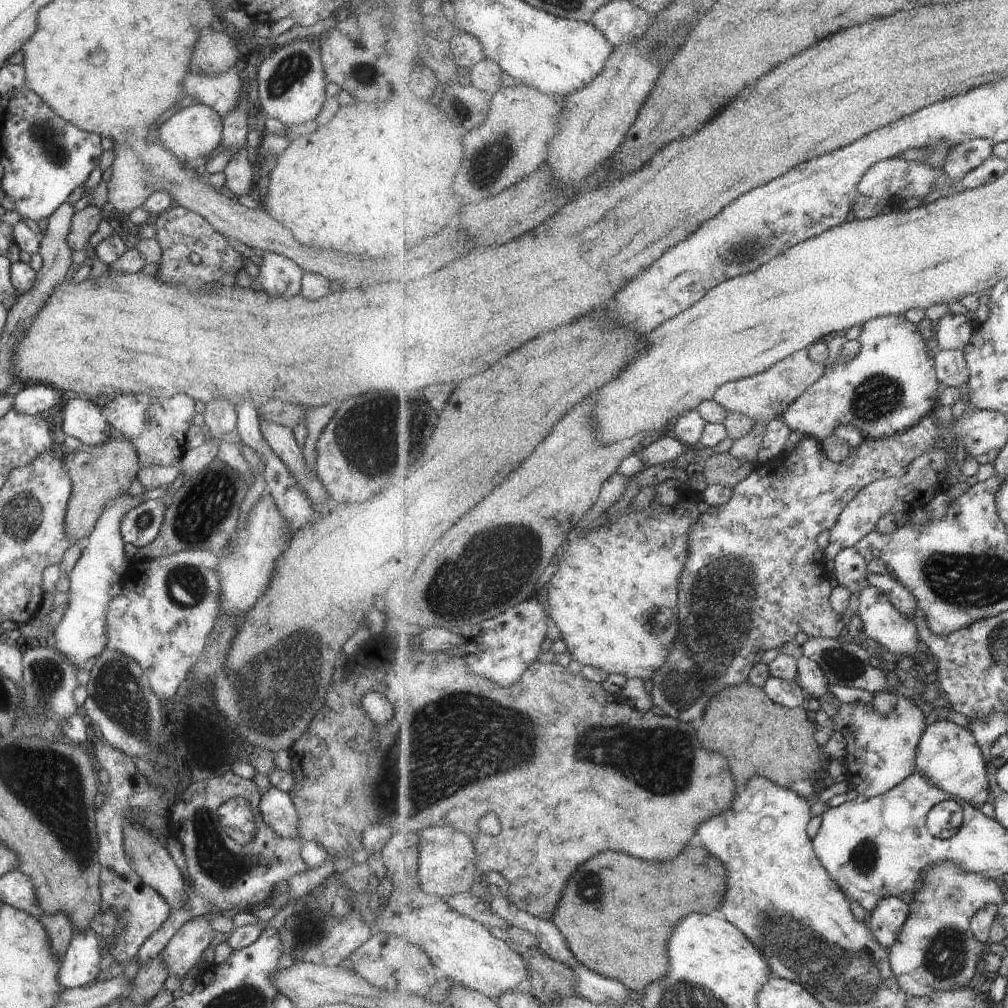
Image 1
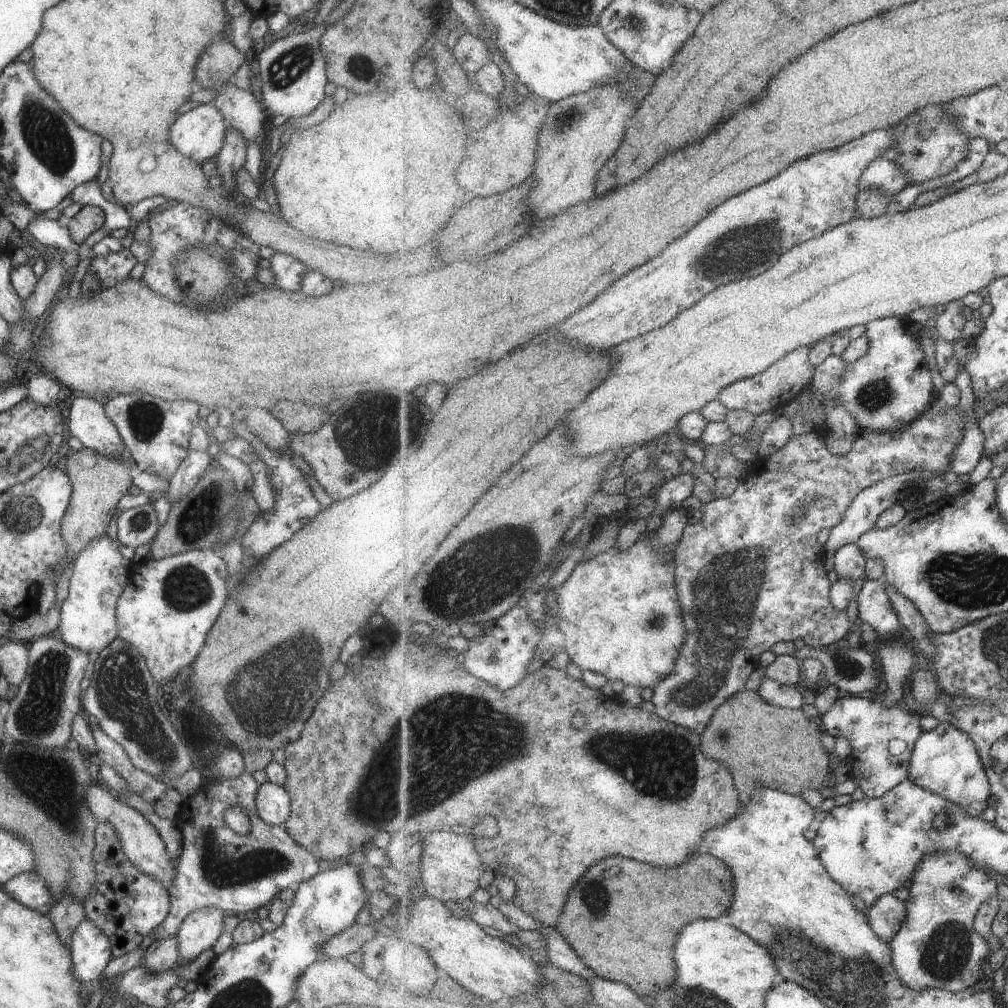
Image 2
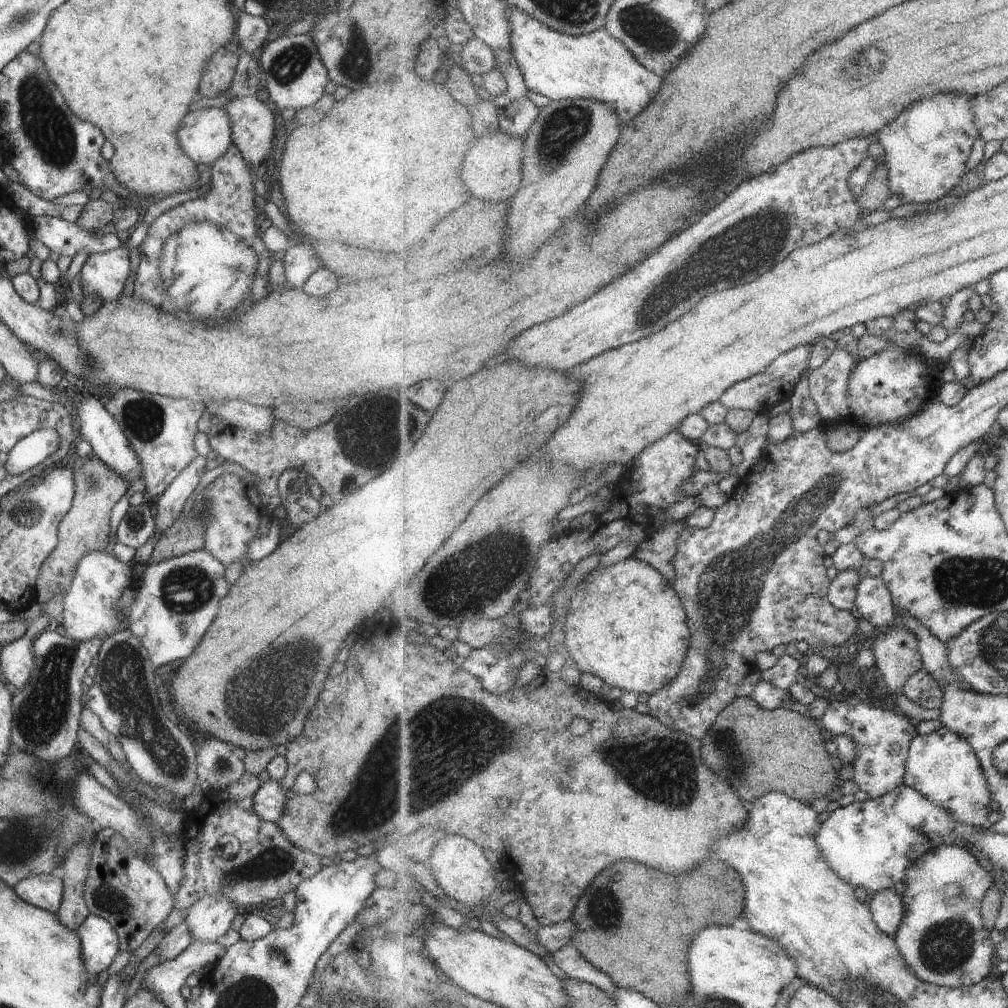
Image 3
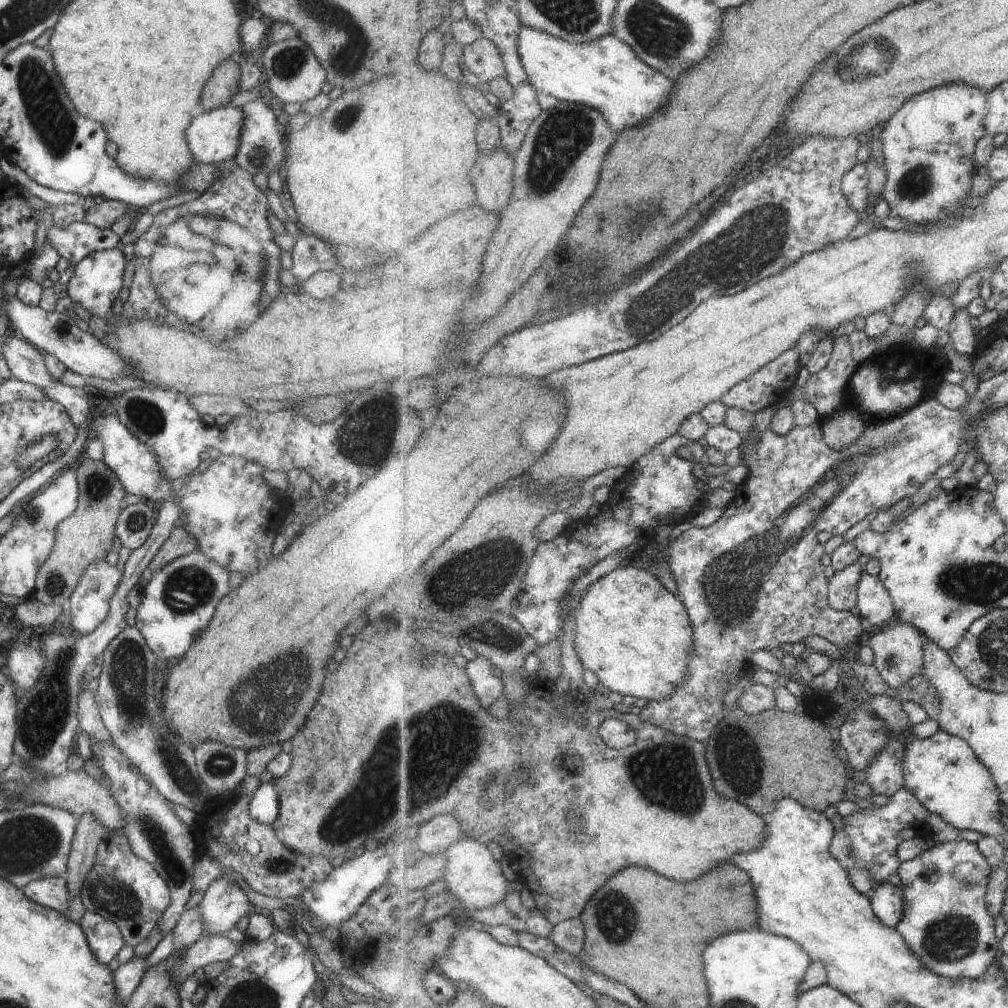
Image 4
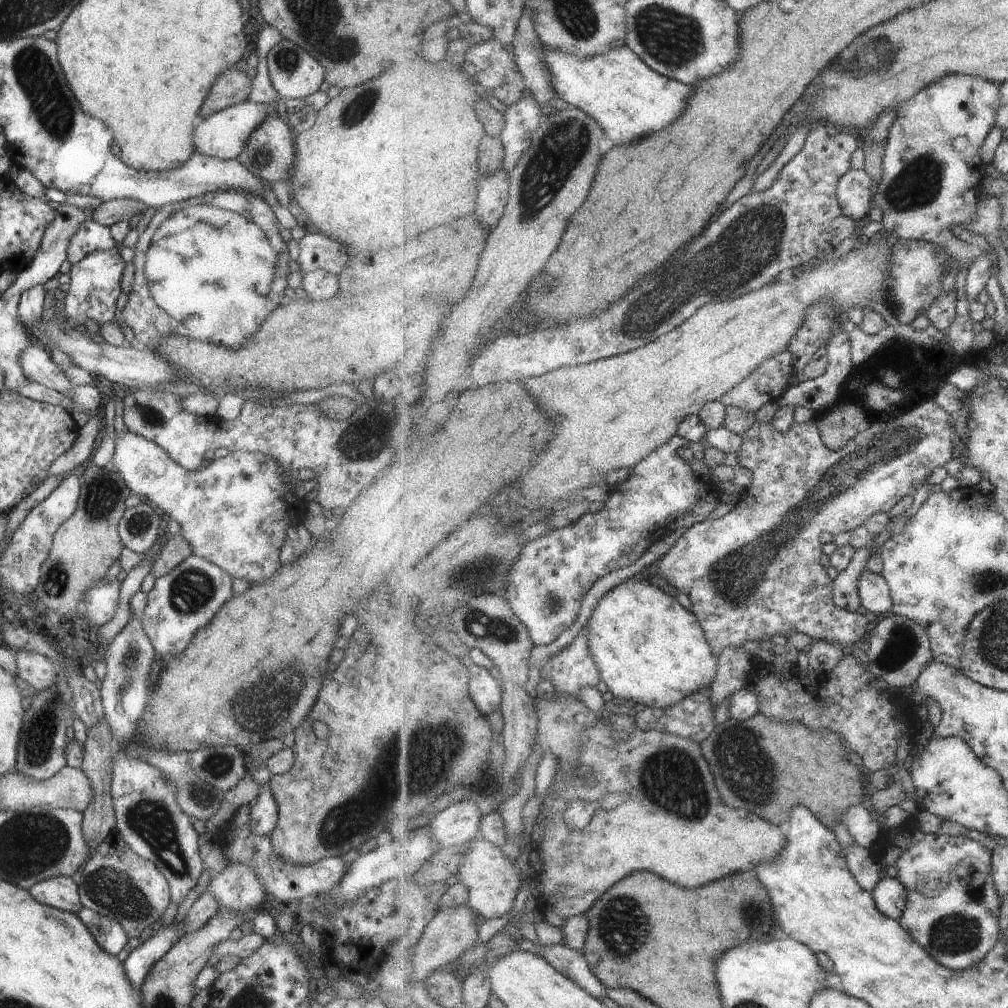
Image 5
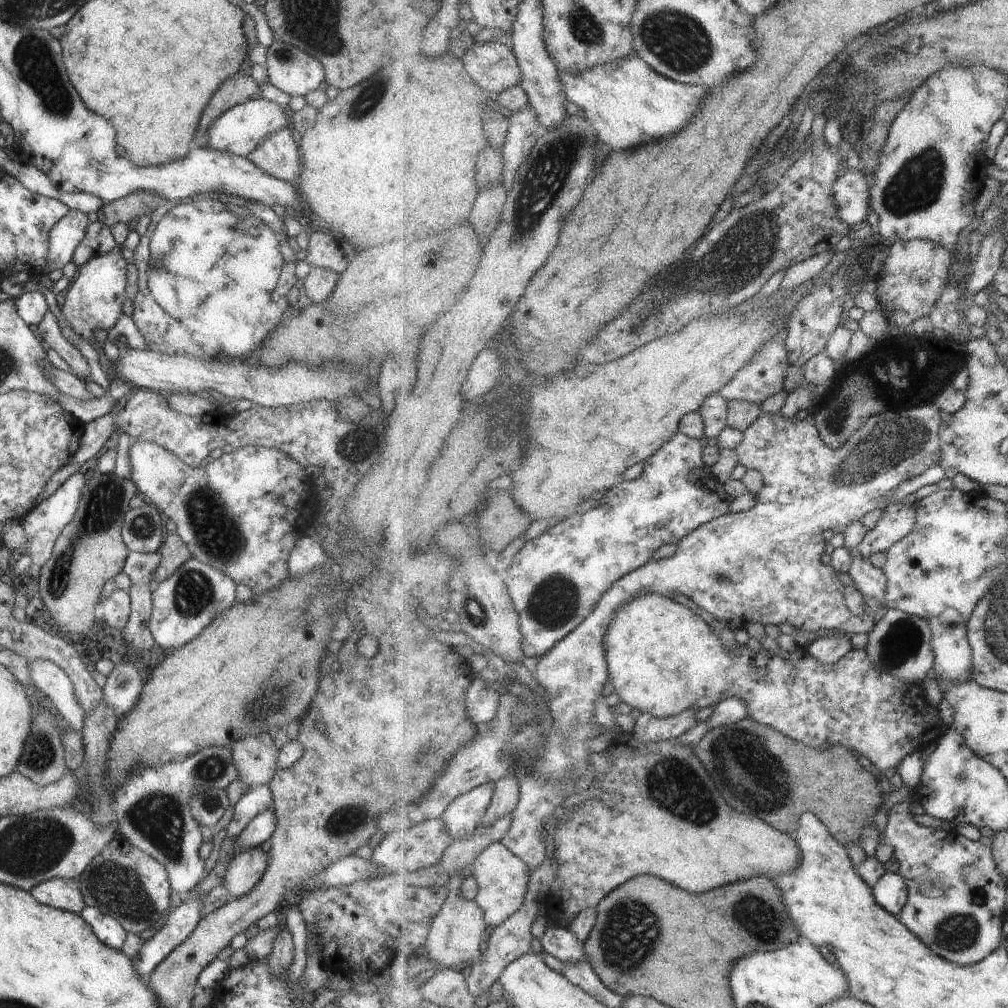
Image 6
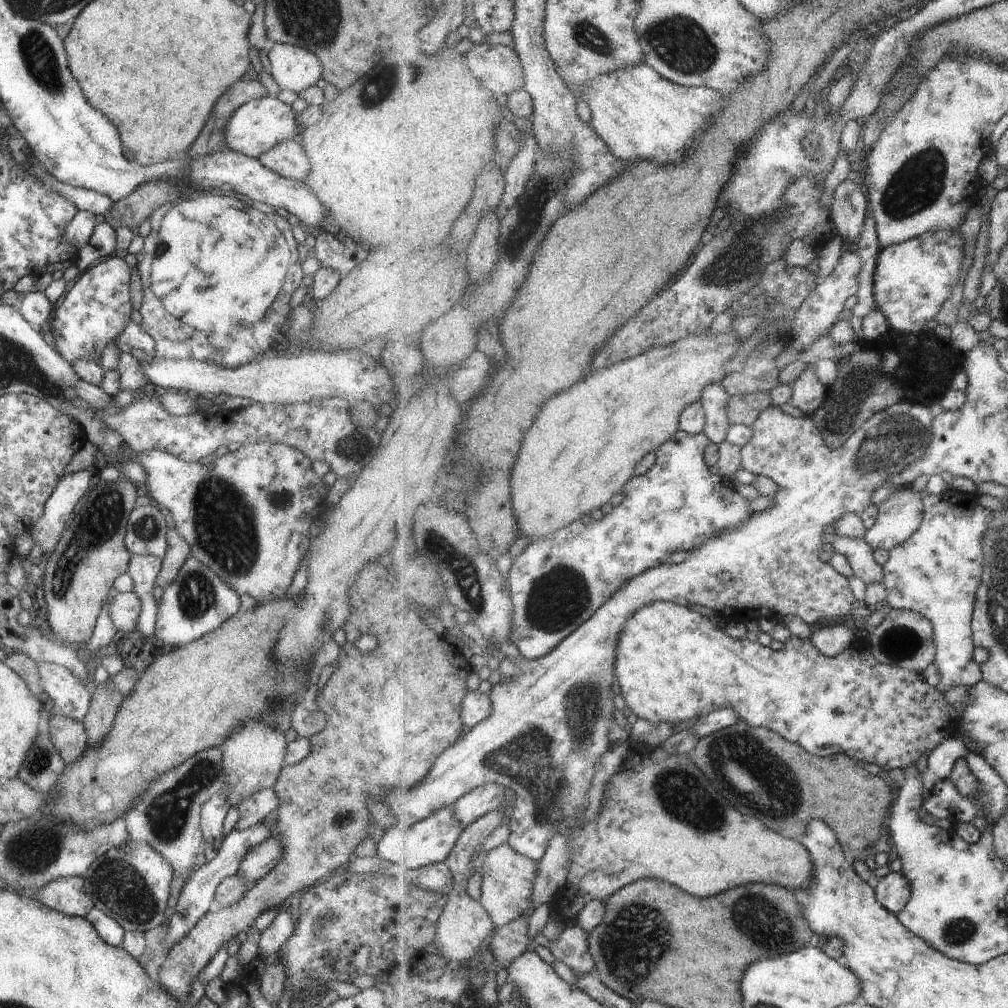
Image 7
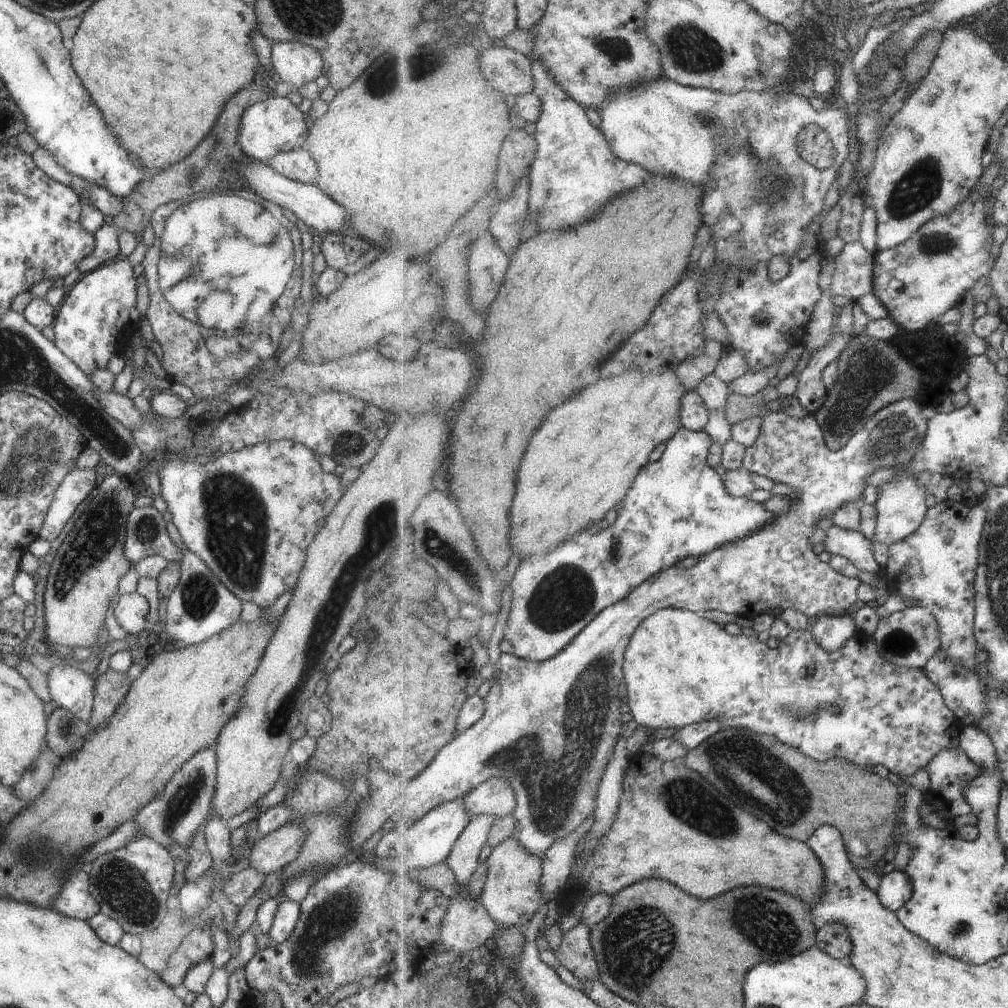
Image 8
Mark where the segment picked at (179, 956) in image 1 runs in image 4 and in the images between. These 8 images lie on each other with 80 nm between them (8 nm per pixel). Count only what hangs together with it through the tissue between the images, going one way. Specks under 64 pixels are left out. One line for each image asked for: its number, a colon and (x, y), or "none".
2: (199, 930)
3: (209, 917)
4: (223, 903)

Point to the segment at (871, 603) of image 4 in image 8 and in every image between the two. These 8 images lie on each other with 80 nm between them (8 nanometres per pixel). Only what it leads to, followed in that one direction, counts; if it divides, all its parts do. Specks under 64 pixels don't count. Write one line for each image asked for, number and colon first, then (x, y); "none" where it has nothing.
5: (875, 593)
6: (873, 582)
7: (860, 553)
8: (854, 545)

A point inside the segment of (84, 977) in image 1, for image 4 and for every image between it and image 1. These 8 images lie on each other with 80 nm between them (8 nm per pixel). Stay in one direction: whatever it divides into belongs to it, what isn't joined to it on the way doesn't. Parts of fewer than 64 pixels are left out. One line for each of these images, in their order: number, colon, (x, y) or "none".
2: (89, 948)
3: (99, 943)
4: (104, 939)

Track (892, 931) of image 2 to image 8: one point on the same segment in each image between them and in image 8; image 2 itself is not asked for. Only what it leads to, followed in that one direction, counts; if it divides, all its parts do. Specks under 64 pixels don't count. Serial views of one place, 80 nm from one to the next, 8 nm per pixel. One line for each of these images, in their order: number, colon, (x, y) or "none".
3: (888, 908)
4: (888, 901)
5: (891, 895)
6: (891, 891)
7: (894, 891)
8: (896, 888)

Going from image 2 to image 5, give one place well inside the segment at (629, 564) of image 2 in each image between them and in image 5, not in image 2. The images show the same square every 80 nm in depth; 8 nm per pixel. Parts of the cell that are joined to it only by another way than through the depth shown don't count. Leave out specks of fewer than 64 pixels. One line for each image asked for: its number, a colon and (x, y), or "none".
3: (626, 625)
4: (639, 639)
5: (649, 648)

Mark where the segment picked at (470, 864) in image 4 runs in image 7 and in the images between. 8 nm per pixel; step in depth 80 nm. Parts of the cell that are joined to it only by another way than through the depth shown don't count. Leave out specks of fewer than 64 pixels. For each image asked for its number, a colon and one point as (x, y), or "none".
5: (493, 880)
6: (503, 878)
7: (507, 888)

